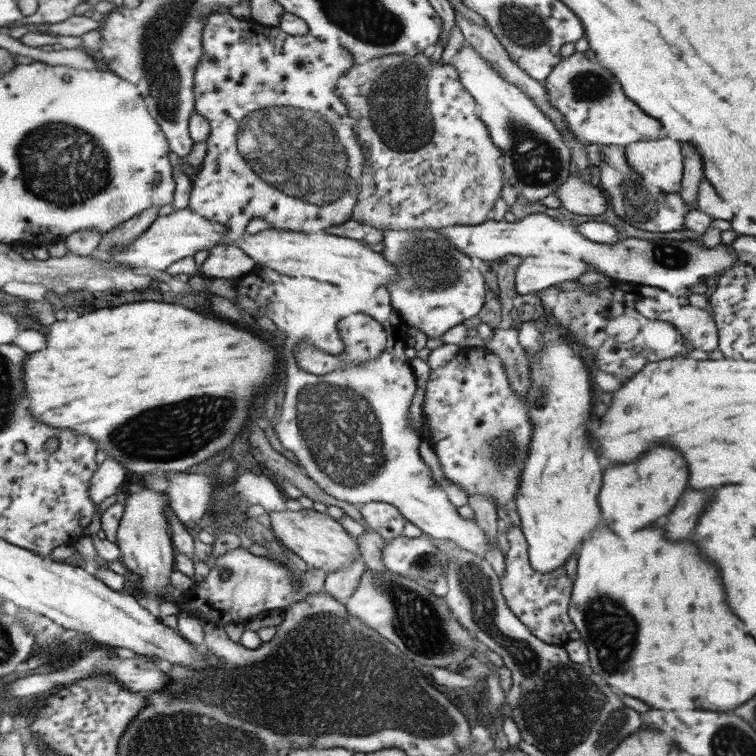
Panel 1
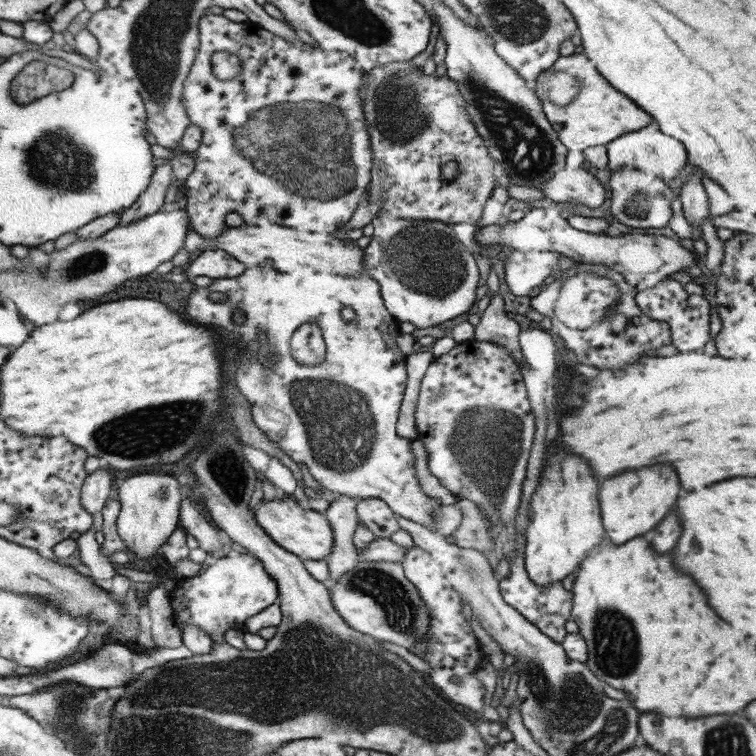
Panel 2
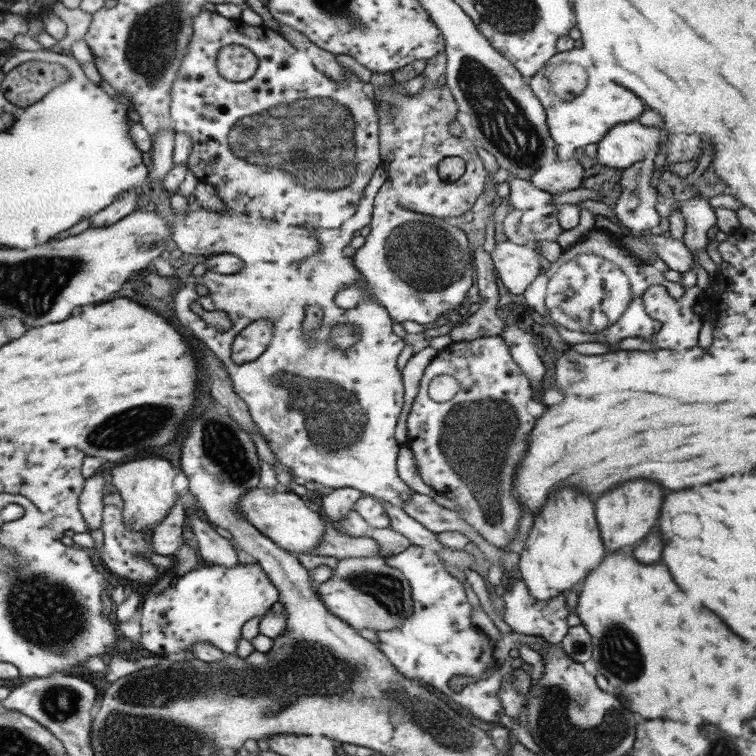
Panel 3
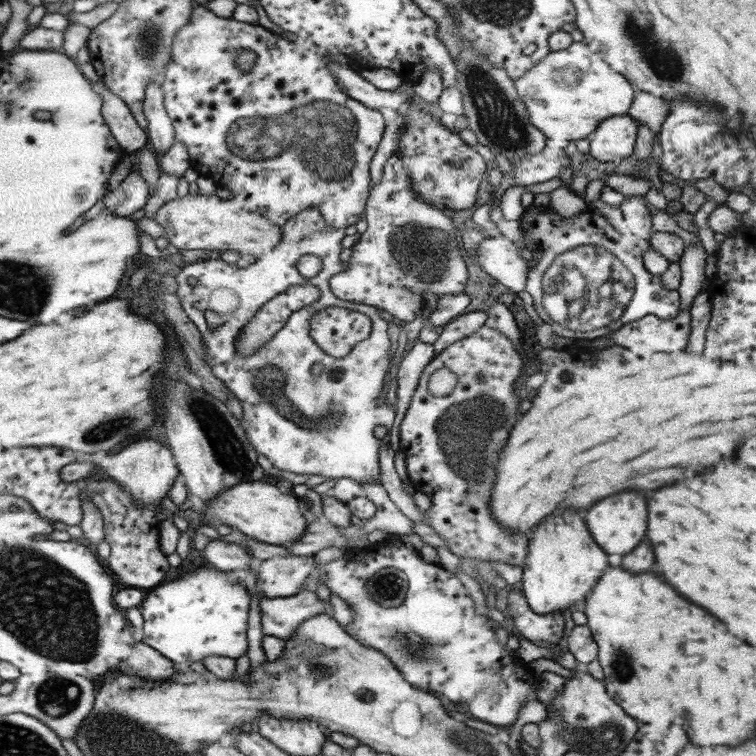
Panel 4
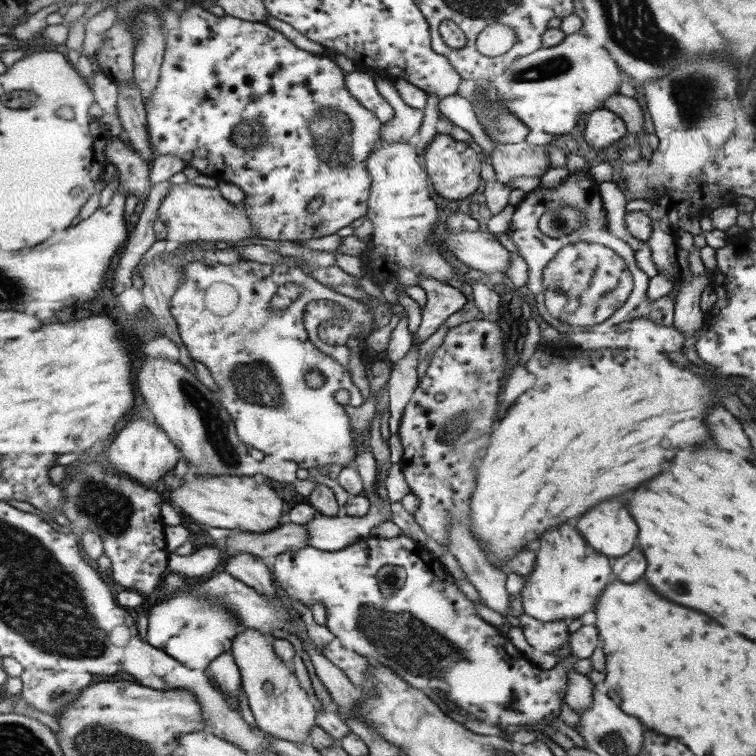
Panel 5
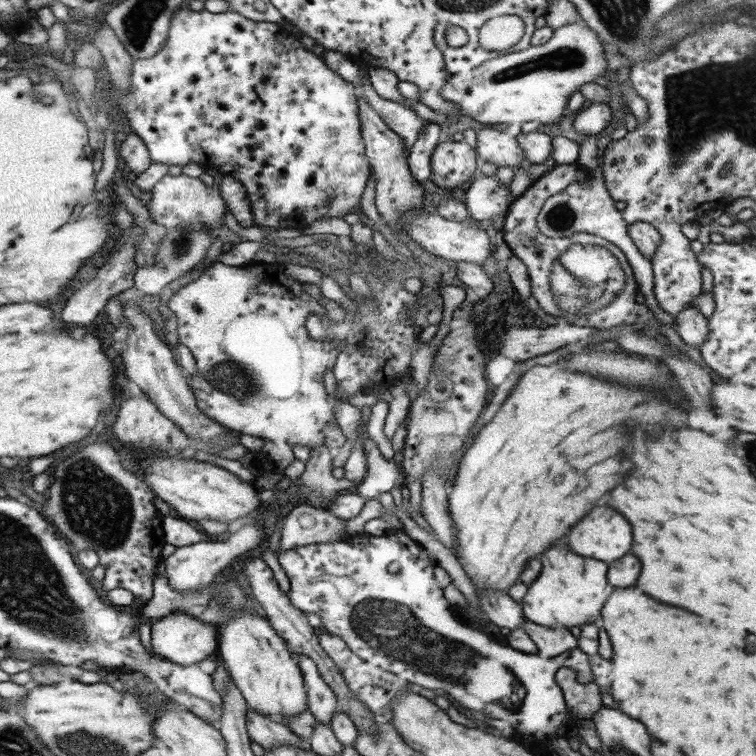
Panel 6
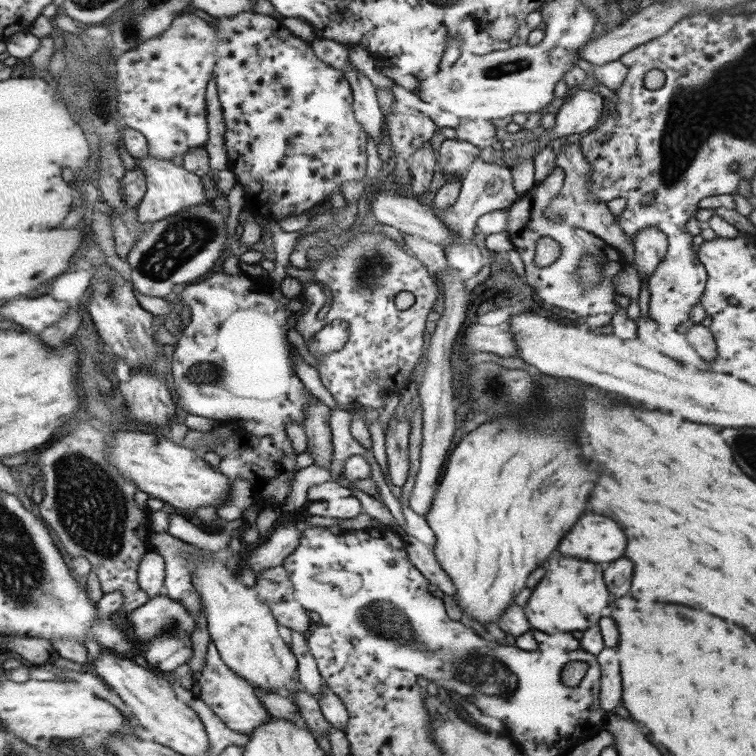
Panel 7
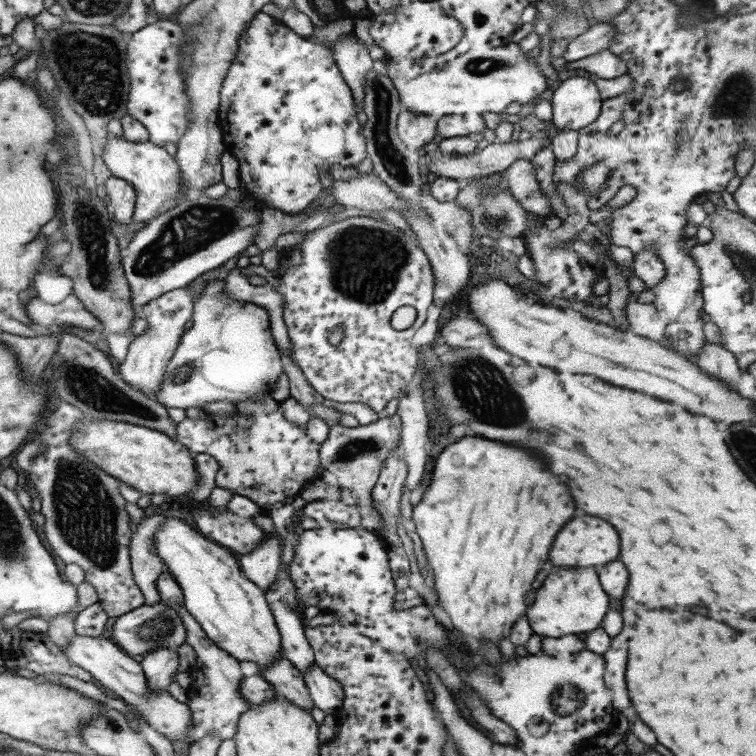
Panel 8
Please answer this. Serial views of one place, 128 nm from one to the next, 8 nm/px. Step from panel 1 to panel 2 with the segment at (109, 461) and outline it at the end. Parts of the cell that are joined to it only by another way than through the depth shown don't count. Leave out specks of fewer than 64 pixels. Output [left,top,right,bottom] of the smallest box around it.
[80,469,113,514]

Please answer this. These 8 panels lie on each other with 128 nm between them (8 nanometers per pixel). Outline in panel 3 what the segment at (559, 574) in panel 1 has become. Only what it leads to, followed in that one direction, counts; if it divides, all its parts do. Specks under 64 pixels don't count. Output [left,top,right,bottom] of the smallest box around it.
[502,578,571,644]

